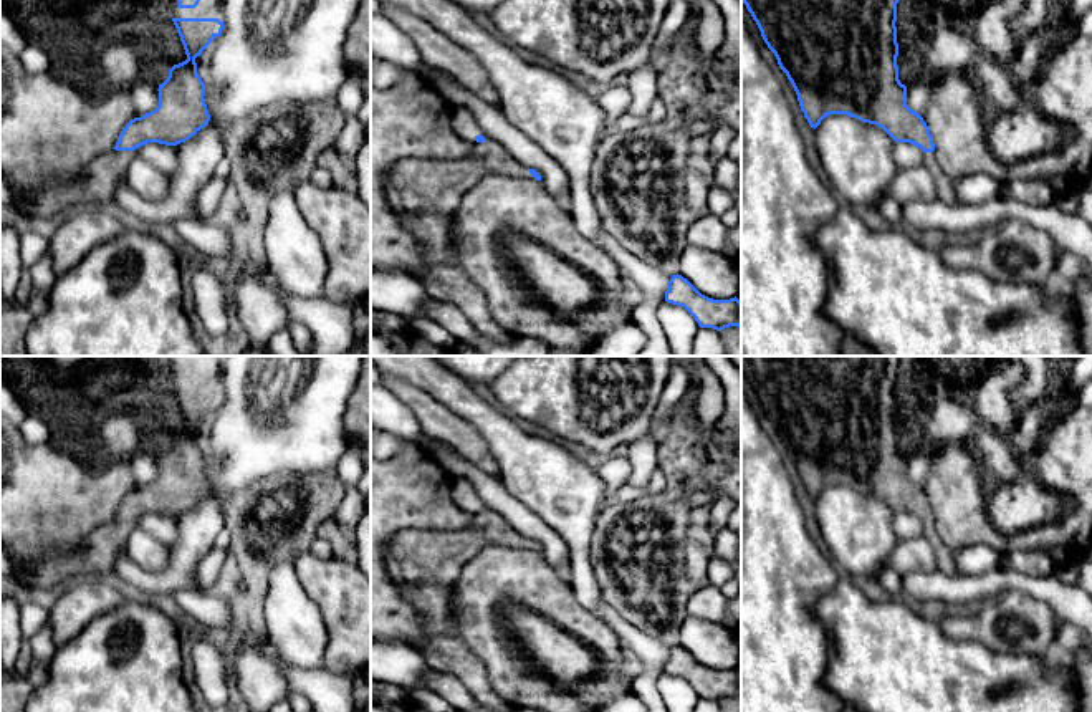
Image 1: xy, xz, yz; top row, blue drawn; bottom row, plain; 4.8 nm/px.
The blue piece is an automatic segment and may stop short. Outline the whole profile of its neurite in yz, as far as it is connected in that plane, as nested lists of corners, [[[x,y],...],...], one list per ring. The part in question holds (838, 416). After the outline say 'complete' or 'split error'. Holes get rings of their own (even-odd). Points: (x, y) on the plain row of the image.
[[[741,356],[741,373],[756,392],[779,439],[791,452],[801,482],[811,498],[829,485],[847,485],[882,498],[895,513],[910,513],[923,522],[923,536],[933,545],[936,570],[956,575],[953,551],[941,541],[933,507],[923,488],[907,477],[907,457],[898,450],[897,374],[900,361],[890,356]]] | split error

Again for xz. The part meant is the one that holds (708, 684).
[[[678,644],[672,646],[668,652],[665,672],[683,677],[700,699],[716,702],[730,697],[741,699],[741,672],[736,667],[730,671],[708,669]]] | complete

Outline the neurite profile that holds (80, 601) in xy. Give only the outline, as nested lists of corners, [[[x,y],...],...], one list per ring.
[[[108,578],[78,580],[63,586],[48,618],[55,646],[63,647],[96,616],[119,608],[126,593],[126,588]]]

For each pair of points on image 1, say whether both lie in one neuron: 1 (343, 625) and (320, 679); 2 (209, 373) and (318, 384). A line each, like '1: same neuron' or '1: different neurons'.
1: different neurons
2: different neurons

